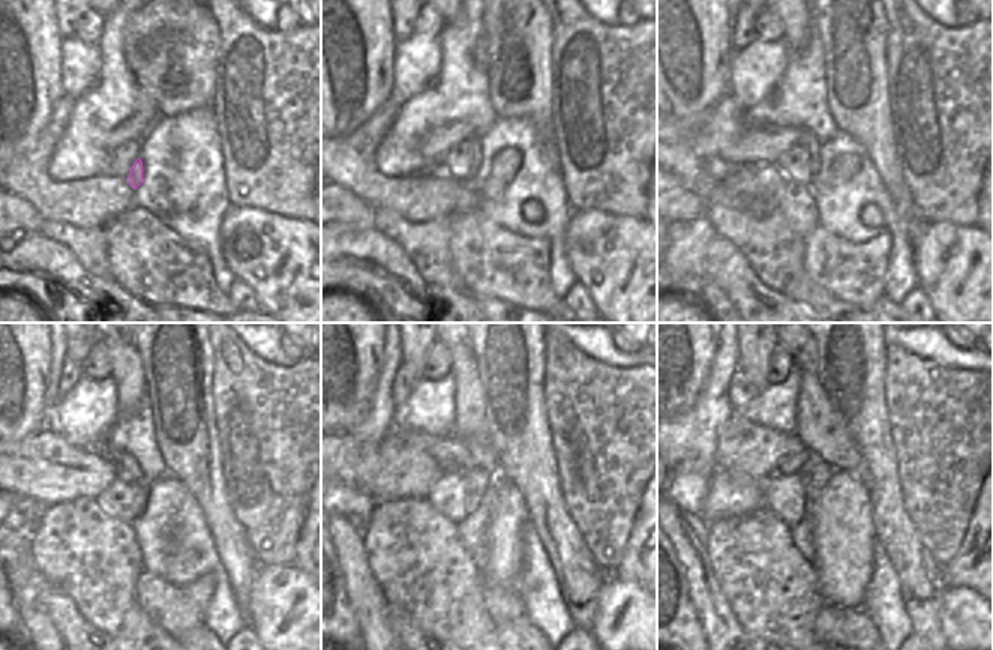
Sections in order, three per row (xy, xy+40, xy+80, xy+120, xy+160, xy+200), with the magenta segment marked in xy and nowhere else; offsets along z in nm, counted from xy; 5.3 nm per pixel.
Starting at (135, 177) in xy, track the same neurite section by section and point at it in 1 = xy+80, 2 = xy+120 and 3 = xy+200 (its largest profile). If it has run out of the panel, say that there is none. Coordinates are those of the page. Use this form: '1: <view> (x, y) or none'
1: xy+80 (807, 140)
2: xy+120 (126, 469)
3: xy+200 (741, 445)

